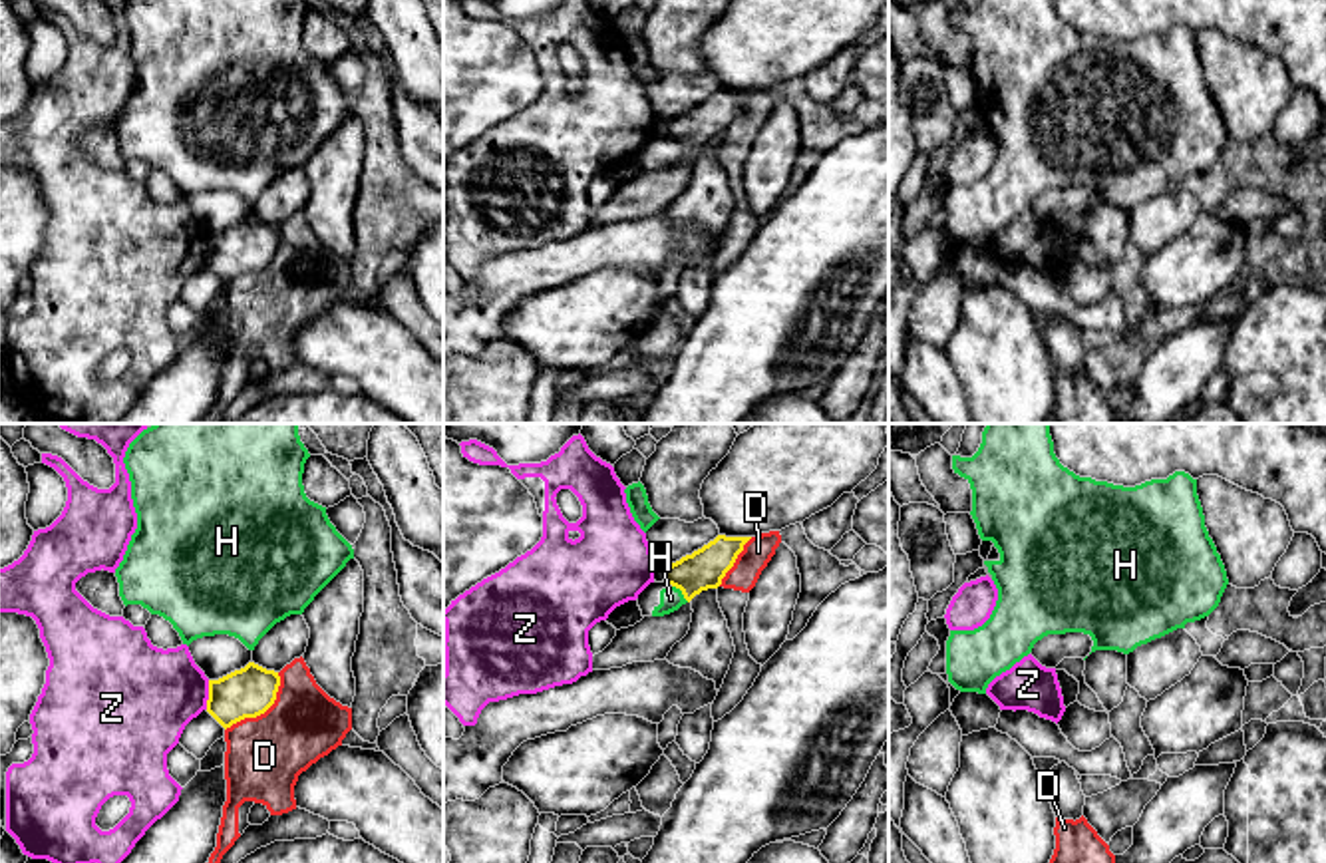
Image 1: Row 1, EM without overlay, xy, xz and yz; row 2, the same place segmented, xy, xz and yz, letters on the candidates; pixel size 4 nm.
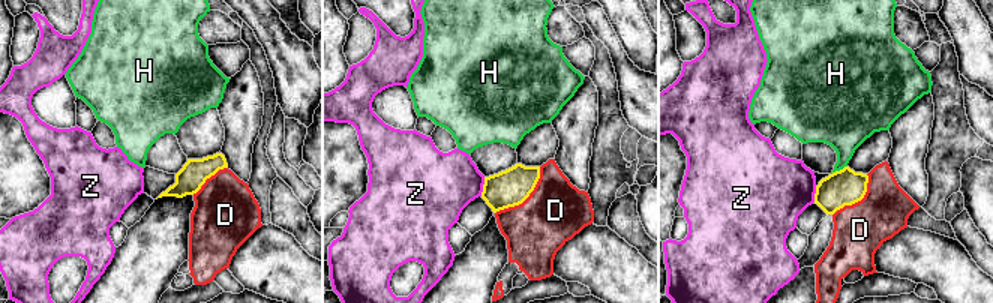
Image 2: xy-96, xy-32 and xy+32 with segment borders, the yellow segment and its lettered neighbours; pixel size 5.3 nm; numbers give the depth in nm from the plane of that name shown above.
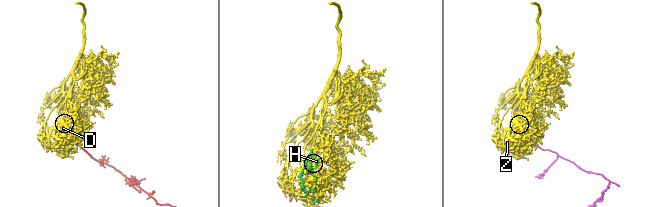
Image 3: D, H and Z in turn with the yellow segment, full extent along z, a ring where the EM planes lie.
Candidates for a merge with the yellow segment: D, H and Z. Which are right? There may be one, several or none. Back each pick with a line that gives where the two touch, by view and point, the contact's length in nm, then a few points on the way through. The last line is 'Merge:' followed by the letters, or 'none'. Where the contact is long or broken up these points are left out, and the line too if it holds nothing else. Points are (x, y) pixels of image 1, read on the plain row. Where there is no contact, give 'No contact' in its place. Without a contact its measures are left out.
Merge: none

